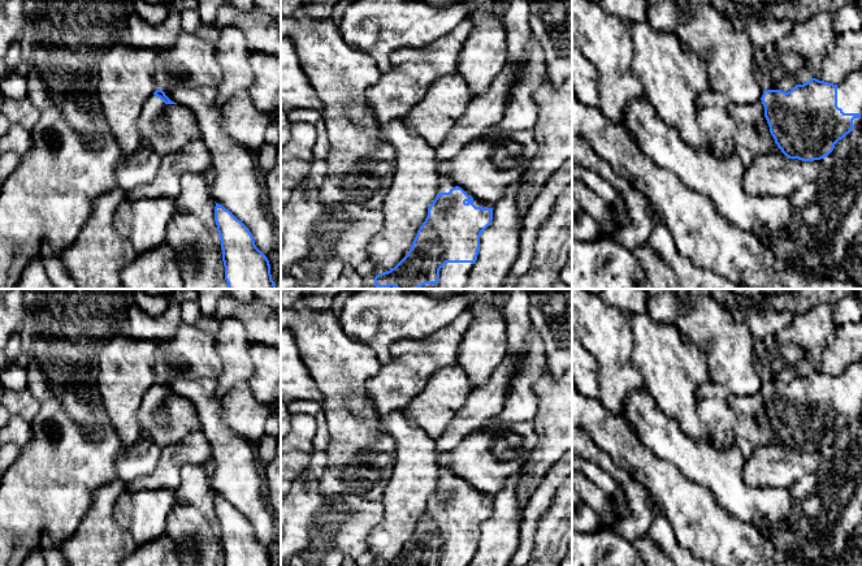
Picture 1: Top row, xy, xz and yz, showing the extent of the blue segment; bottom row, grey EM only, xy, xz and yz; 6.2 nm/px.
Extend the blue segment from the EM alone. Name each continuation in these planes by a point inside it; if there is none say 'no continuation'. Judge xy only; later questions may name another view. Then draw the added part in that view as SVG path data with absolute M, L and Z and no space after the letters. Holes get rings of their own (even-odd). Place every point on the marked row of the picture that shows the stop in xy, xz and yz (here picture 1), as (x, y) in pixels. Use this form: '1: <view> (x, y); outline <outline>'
1: xy (167, 128); outline M153 94L143 104L138 133L142 142L161 157L178 154L186 144L202 138L198 120L190 109L165 104Z

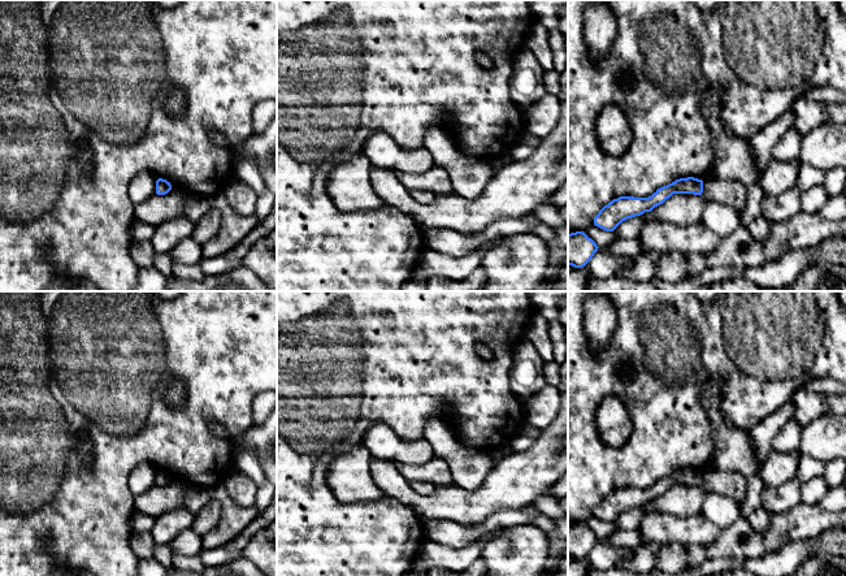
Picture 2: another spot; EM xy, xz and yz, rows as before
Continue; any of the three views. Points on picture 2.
no continuation

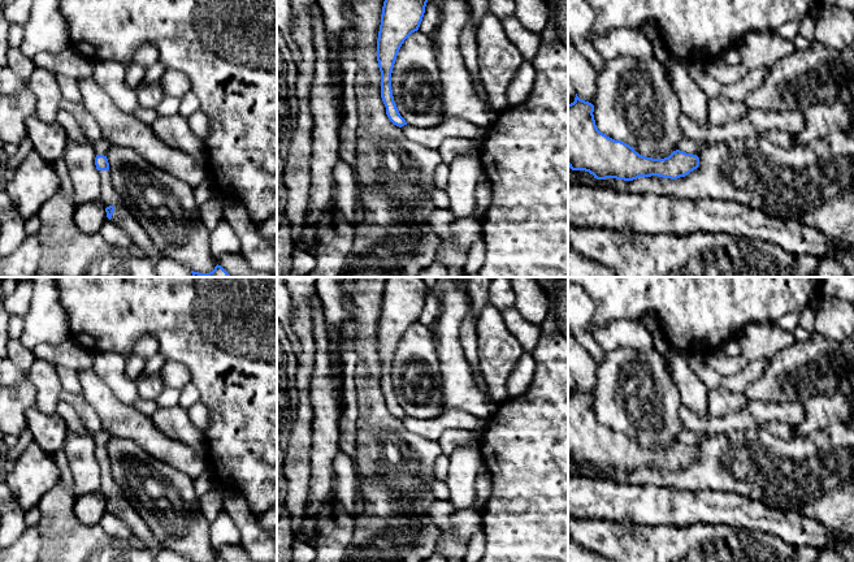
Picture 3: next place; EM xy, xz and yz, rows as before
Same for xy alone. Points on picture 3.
1: xy (124, 217); outline M110 170L97 172L100 176L100 200L105 208L109 206L114 207L112 220L114 220L116 224L120 225L121 229L129 234L133 245L136 247L139 254L147 255L152 259L160 258L160 251L156 248L151 238L142 229L140 224L126 208L121 196L117 194L110 180Z

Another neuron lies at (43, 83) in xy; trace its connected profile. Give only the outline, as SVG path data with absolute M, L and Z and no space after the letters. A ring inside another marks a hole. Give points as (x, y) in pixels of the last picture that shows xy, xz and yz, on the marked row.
M35 68L27 86L36 96L35 116L47 124L55 122L64 101L56 74L43 68Z

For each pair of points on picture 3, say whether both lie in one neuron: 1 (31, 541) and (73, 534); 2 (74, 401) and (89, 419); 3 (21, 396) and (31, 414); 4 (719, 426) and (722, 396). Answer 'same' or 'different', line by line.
1: different
2: same
3: different
4: different

